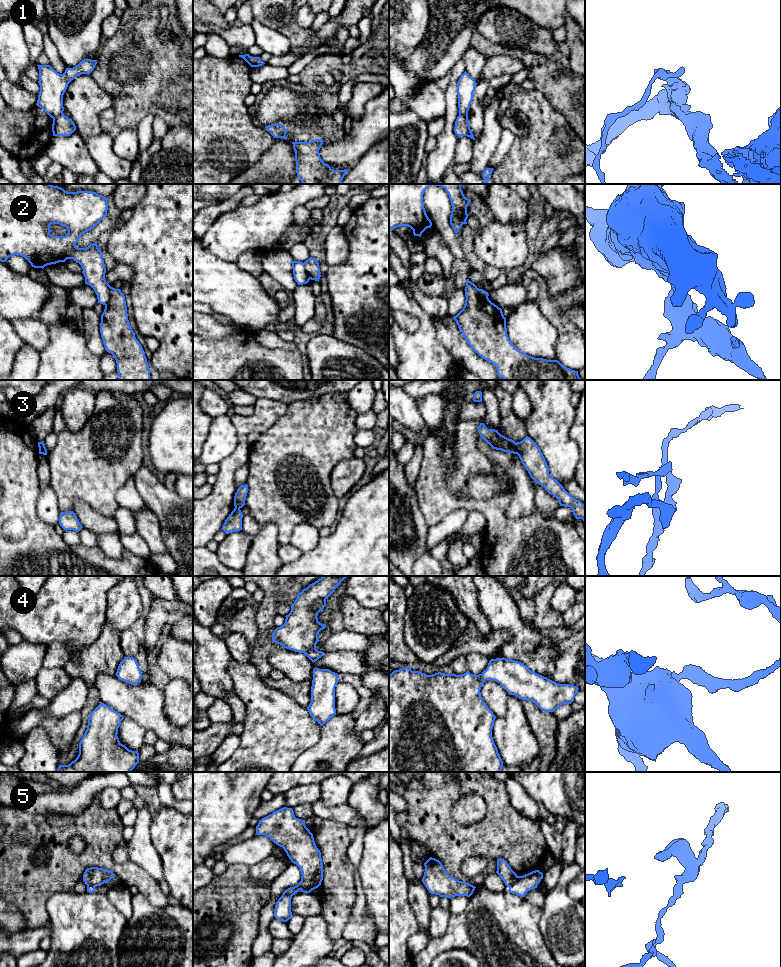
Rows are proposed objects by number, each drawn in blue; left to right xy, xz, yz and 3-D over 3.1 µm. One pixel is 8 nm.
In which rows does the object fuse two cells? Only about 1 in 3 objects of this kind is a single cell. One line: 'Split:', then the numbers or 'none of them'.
Split: 1, 2, 3, 5

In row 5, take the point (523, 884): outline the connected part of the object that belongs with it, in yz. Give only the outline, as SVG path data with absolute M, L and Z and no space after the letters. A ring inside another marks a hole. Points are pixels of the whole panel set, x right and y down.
M539 870L532 871L523 876L517 876L516 881L509 886L508 892L525 897L528 891L537 888L543 879L543 873Z

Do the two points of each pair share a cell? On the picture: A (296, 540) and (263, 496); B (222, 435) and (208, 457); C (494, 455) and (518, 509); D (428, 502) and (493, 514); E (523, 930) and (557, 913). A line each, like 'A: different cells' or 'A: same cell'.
A: different cells
B: same cell
C: same cell
D: same cell
E: different cells

